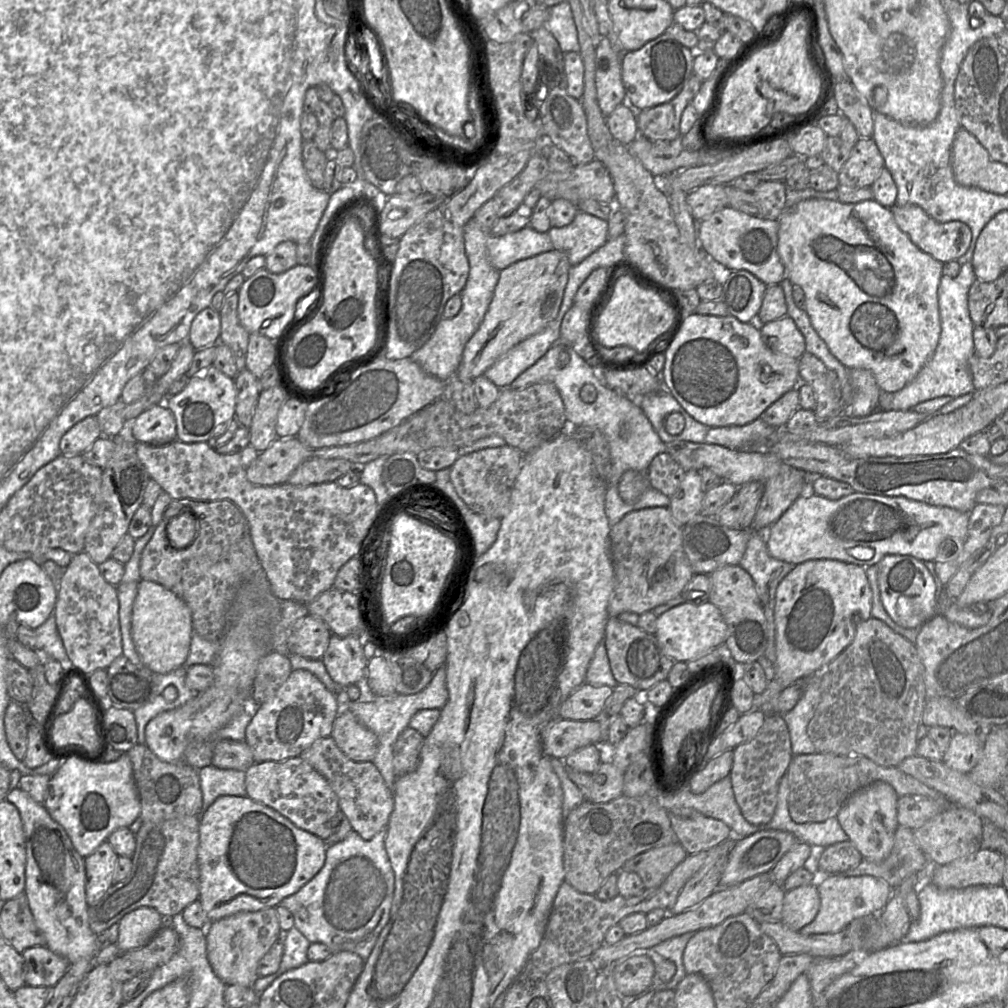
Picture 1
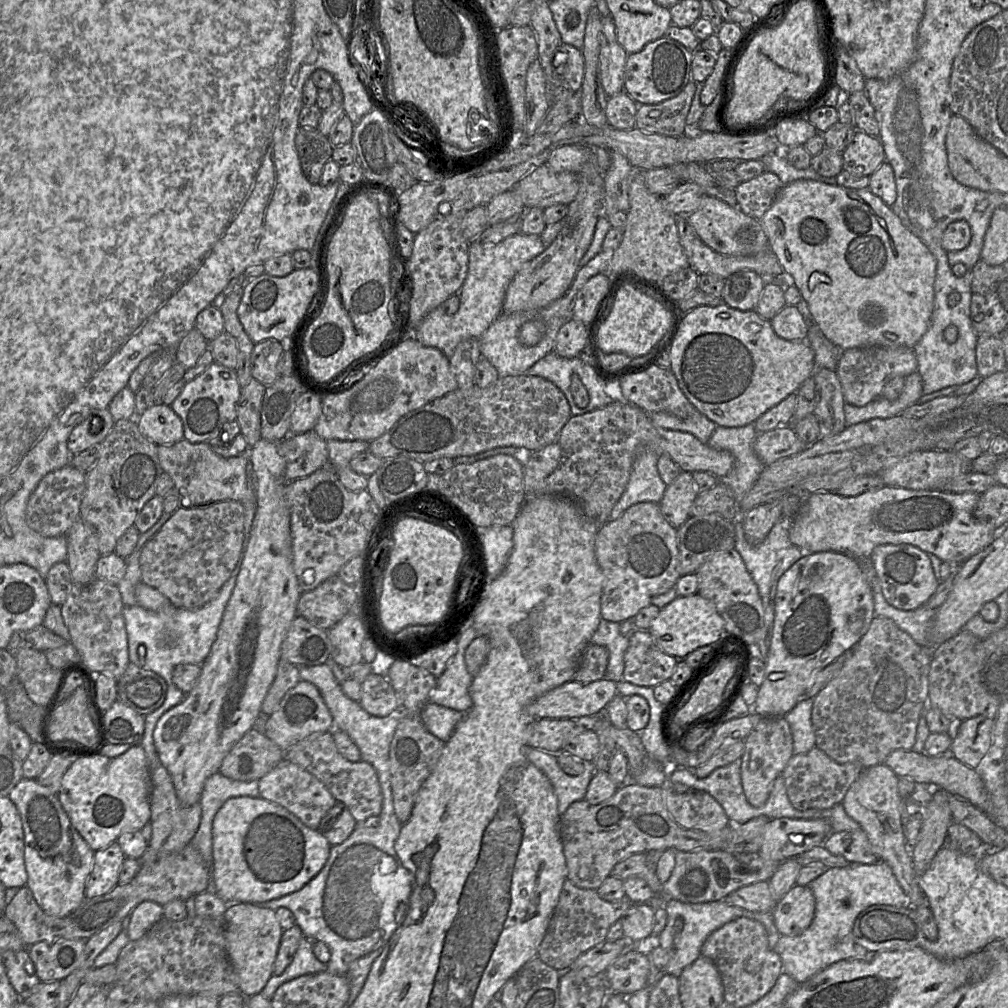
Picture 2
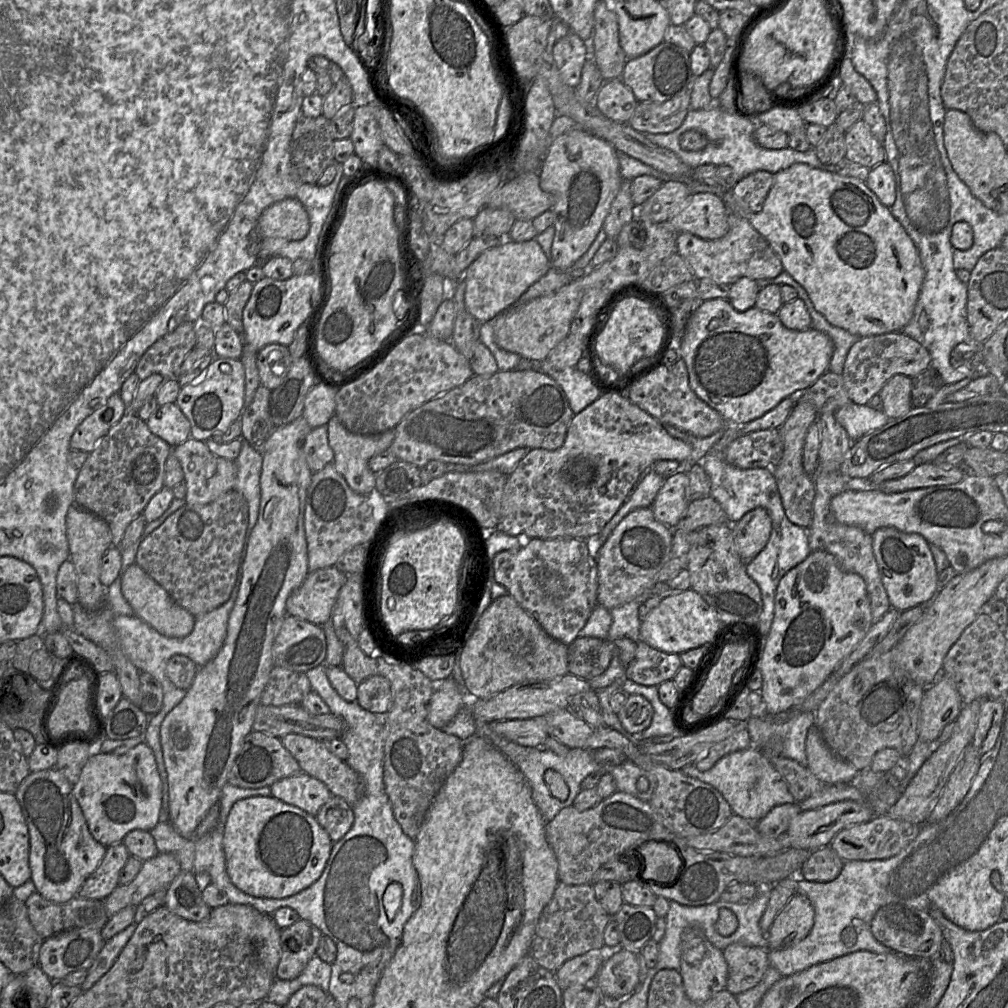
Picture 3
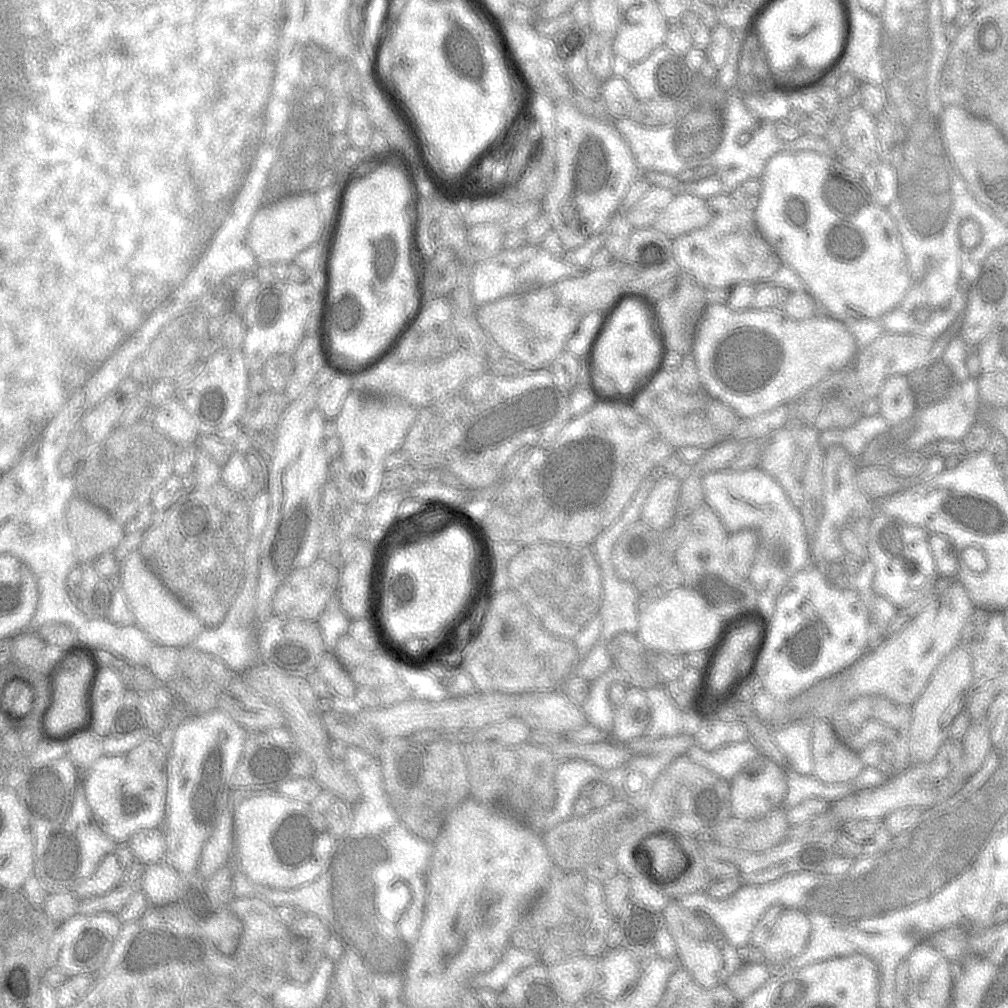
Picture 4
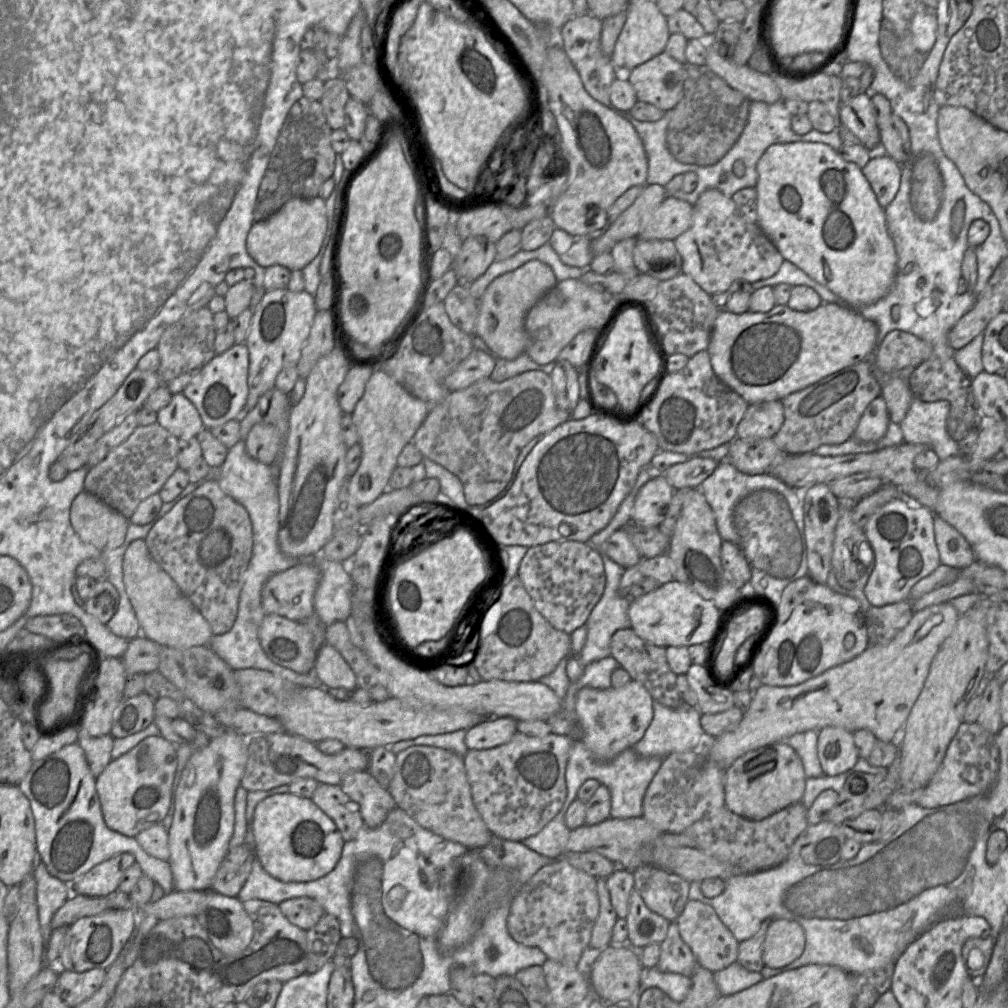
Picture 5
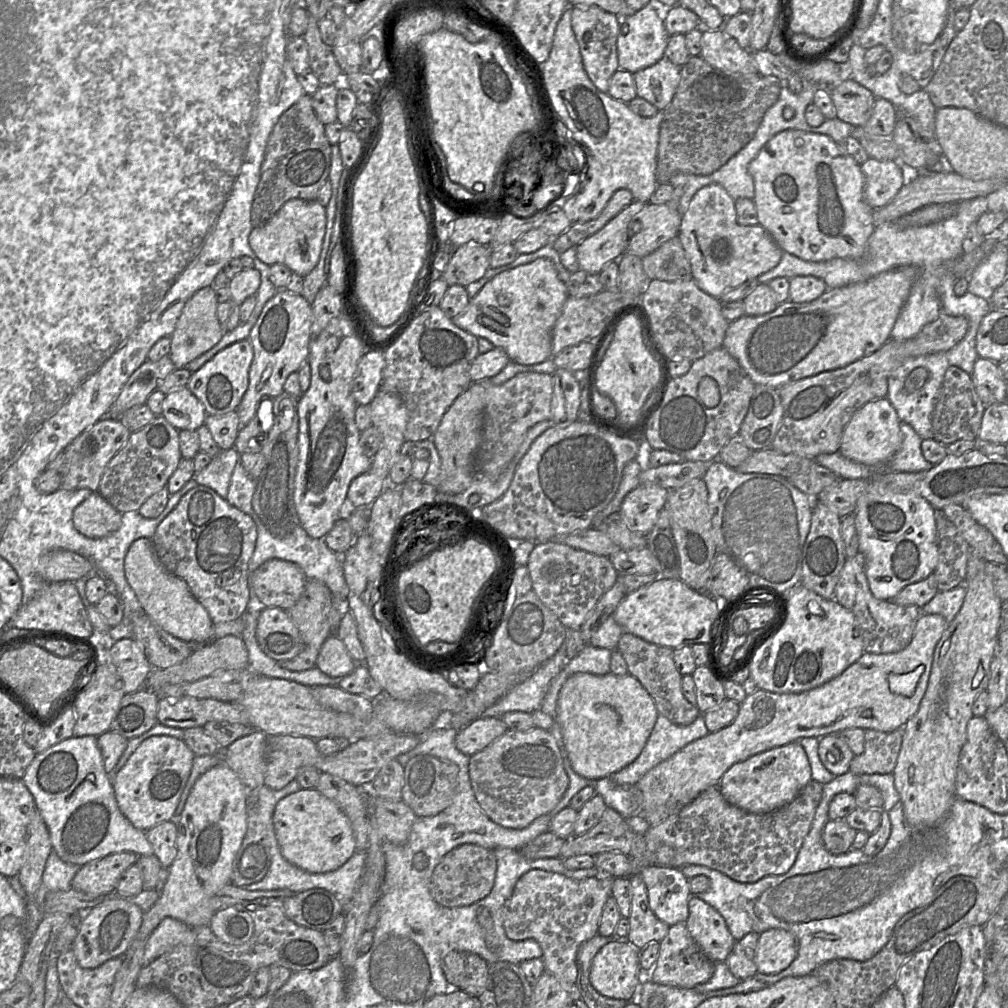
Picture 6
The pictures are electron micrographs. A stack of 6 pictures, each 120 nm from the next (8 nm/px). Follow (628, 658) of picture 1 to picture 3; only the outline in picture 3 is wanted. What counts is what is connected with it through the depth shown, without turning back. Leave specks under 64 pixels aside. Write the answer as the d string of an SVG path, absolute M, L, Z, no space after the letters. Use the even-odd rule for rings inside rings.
M639 641L634 659L625 667L624 678L644 686L659 686L672 680L681 666L680 655L656 650Z

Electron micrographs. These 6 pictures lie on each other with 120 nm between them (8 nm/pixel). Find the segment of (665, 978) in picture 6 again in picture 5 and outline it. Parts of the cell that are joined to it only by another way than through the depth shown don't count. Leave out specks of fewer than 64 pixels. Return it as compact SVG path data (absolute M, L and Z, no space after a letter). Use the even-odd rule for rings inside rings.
M671 921L665 939L660 945L660 957L655 966L664 973L677 973L691 977L697 961L689 946L680 936L676 921Z

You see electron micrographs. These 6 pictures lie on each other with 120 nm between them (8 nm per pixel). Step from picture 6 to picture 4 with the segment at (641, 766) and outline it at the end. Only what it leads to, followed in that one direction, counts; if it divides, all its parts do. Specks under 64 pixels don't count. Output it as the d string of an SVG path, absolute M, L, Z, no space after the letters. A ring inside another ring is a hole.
M663 686L643 690L651 705L652 717L641 738L663 738L694 734L699 729L697 715L691 708L681 710L669 699ZM746 739L723 745L713 751L705 751L695 744L685 755L694 763L719 774L730 782L745 763L762 754L749 739Z

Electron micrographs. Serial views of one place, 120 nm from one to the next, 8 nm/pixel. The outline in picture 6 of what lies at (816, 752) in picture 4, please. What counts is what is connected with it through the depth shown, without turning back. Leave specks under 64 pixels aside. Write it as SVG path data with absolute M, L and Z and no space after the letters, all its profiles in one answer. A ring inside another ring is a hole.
M837 735L819 738L818 755L823 766L834 776L847 773L854 757L849 746Z

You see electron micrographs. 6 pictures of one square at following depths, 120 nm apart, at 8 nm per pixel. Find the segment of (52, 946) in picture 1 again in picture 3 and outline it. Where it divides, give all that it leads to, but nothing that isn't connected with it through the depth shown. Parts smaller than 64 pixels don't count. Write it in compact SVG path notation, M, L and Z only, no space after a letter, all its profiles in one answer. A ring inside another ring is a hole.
M55 768L30 772L15 792L29 832L29 867L36 892L44 898L65 903L75 897L85 880L96 870L107 847L99 843L89 831L82 809L73 794L73 784Z

